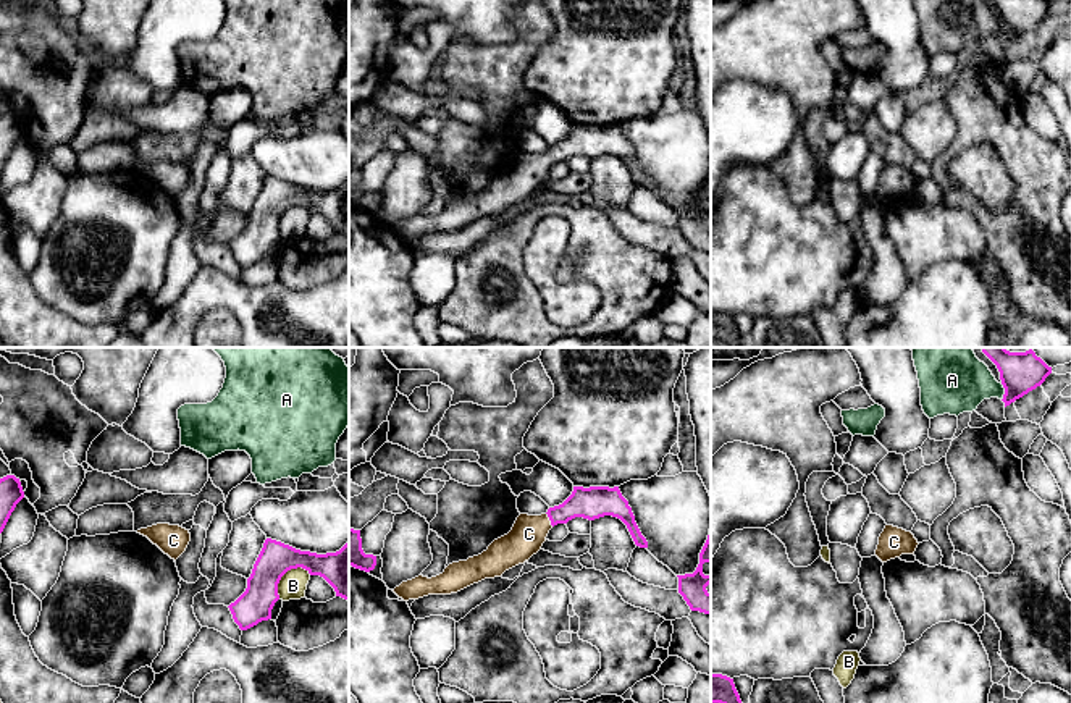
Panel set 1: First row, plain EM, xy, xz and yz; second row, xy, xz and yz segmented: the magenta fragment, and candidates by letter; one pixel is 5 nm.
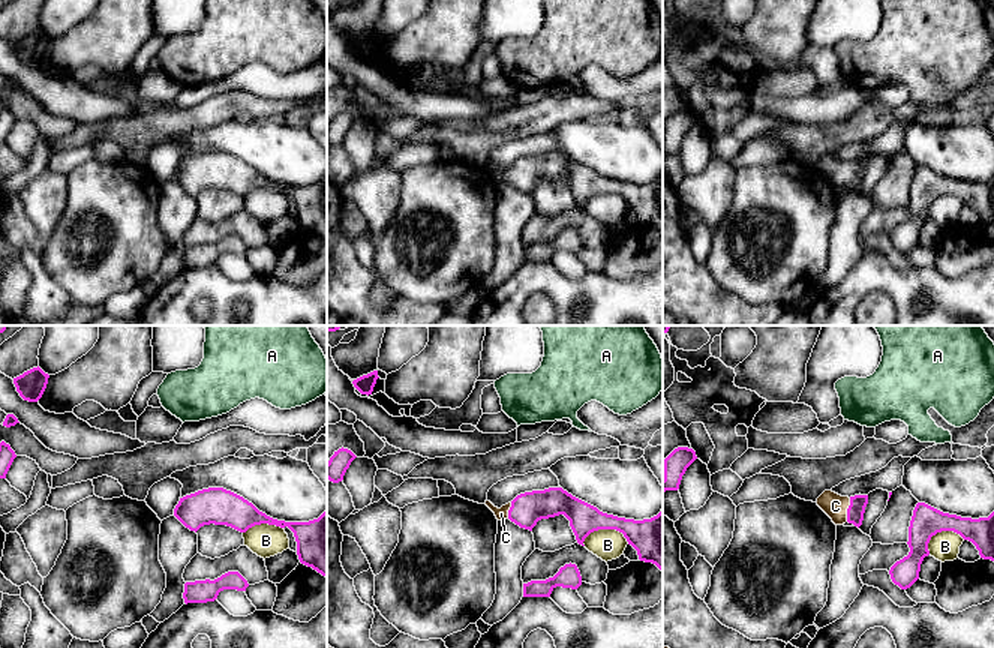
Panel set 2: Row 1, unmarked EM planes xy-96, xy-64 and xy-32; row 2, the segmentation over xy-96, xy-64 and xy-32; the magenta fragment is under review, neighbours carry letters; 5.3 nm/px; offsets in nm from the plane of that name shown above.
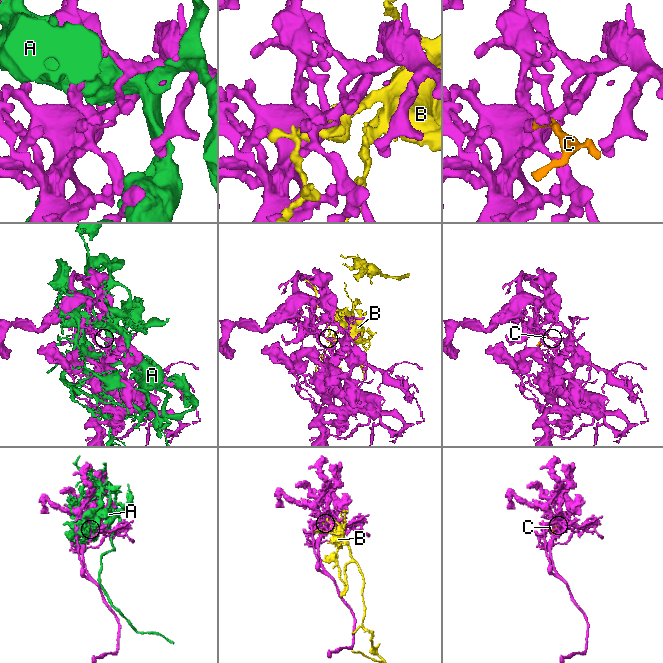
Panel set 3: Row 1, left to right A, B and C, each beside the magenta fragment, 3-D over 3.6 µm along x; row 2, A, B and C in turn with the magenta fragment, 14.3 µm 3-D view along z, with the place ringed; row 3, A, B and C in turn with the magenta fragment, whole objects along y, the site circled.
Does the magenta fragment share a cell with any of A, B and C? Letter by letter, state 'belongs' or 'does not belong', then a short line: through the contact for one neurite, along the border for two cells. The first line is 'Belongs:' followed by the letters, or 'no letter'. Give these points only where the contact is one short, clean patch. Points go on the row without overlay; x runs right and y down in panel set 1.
Belongs: C
A: does not belong
B: does not belong
C: belongs; line xz (592, 141), (575, 143), (550, 157), (529, 172)

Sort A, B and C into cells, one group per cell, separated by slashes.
A / B / C

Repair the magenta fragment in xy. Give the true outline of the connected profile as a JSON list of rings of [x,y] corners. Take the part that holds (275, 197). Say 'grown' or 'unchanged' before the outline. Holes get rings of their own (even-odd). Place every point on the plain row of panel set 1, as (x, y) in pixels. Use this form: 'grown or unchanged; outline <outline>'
unchanged; outline [[[267,176],[247,217],[246,229],[228,244],[241,268],[271,257],[271,247],[279,238],[281,215],[297,205],[323,215],[336,234],[349,239],[349,179],[336,191],[317,192]]]

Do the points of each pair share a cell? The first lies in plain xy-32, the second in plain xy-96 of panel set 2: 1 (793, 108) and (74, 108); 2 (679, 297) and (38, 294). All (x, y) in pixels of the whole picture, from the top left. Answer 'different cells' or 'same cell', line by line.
1: same cell
2: different cells

